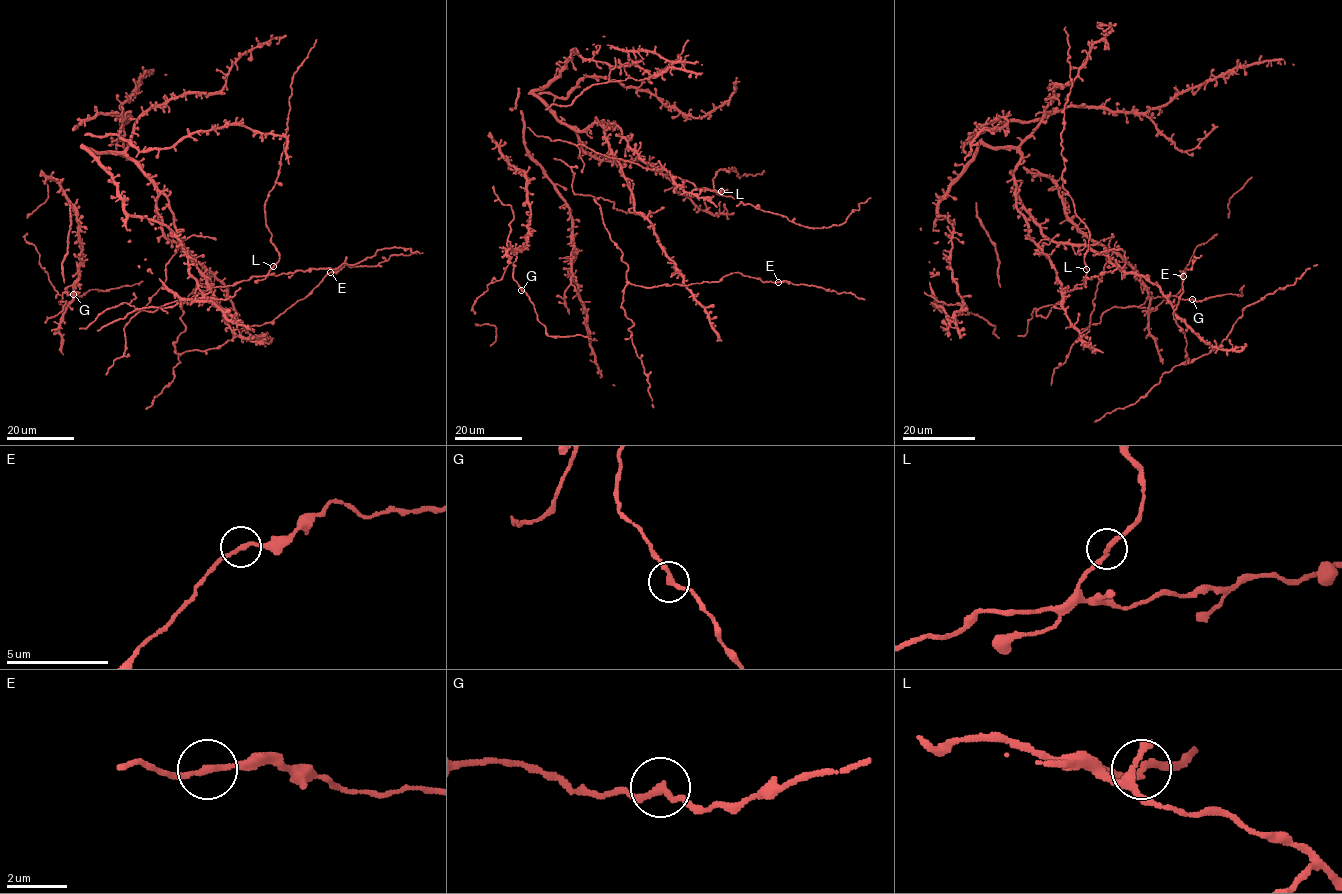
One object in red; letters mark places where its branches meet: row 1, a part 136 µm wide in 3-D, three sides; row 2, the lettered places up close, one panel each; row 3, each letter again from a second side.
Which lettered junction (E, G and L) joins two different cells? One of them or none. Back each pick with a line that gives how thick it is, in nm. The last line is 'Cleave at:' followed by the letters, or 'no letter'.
Cleave at: no letter

